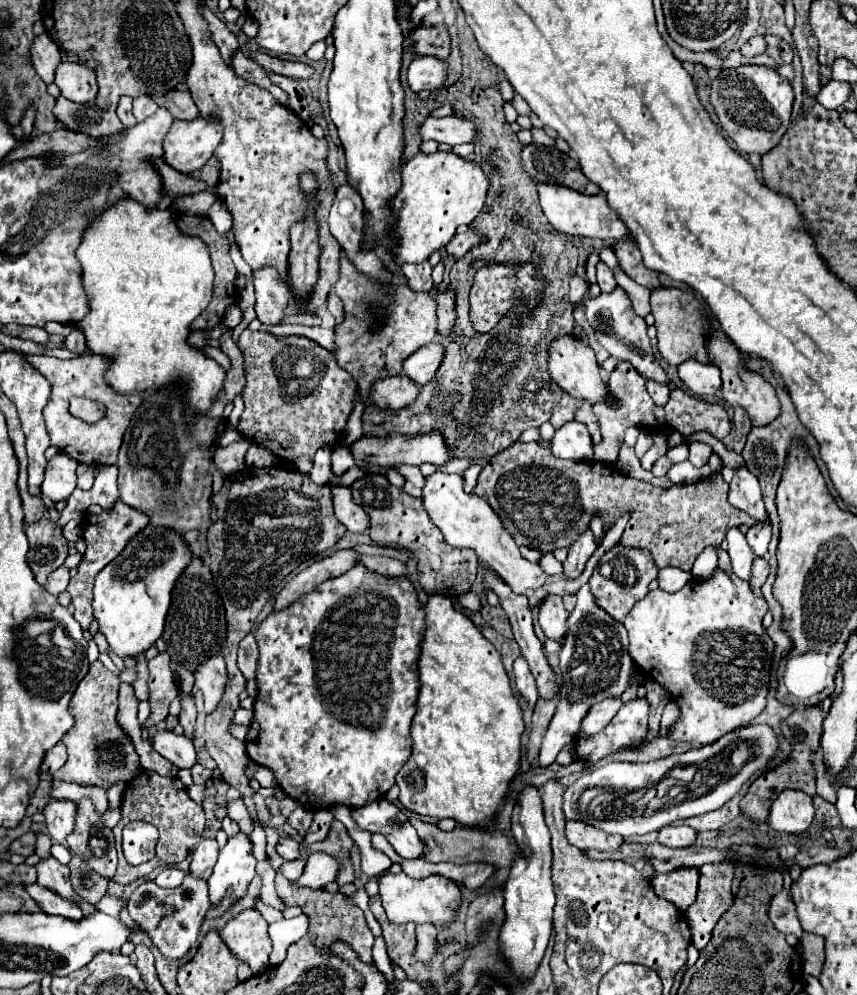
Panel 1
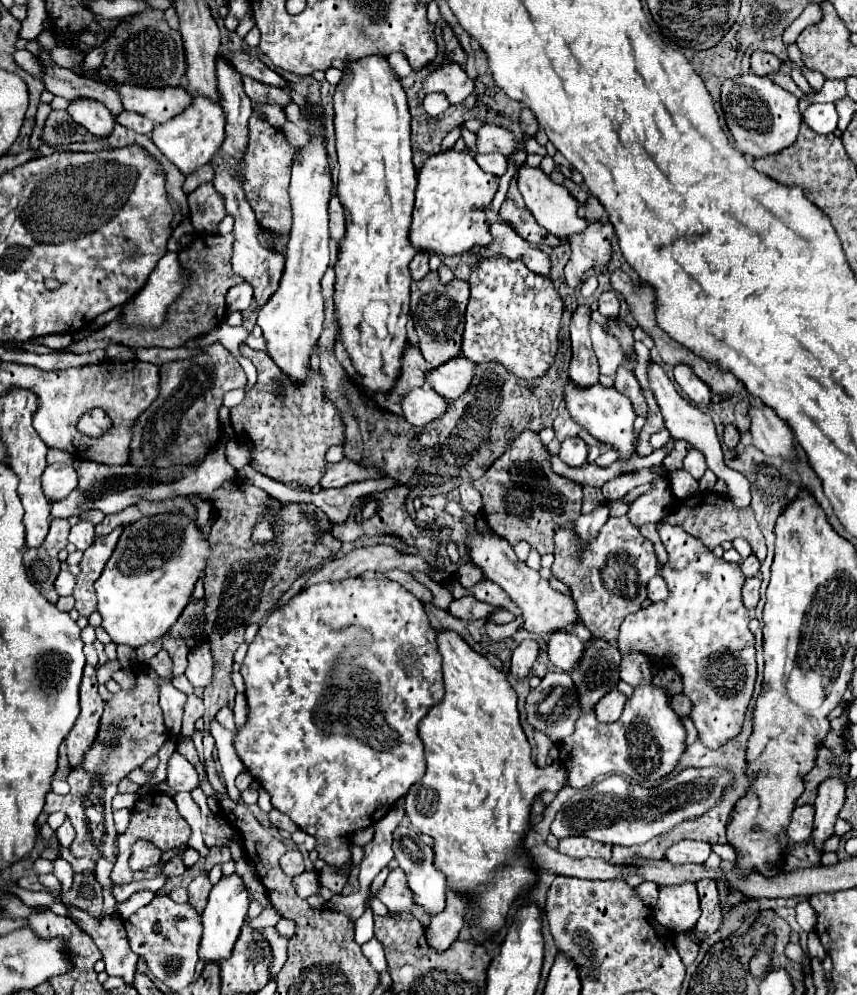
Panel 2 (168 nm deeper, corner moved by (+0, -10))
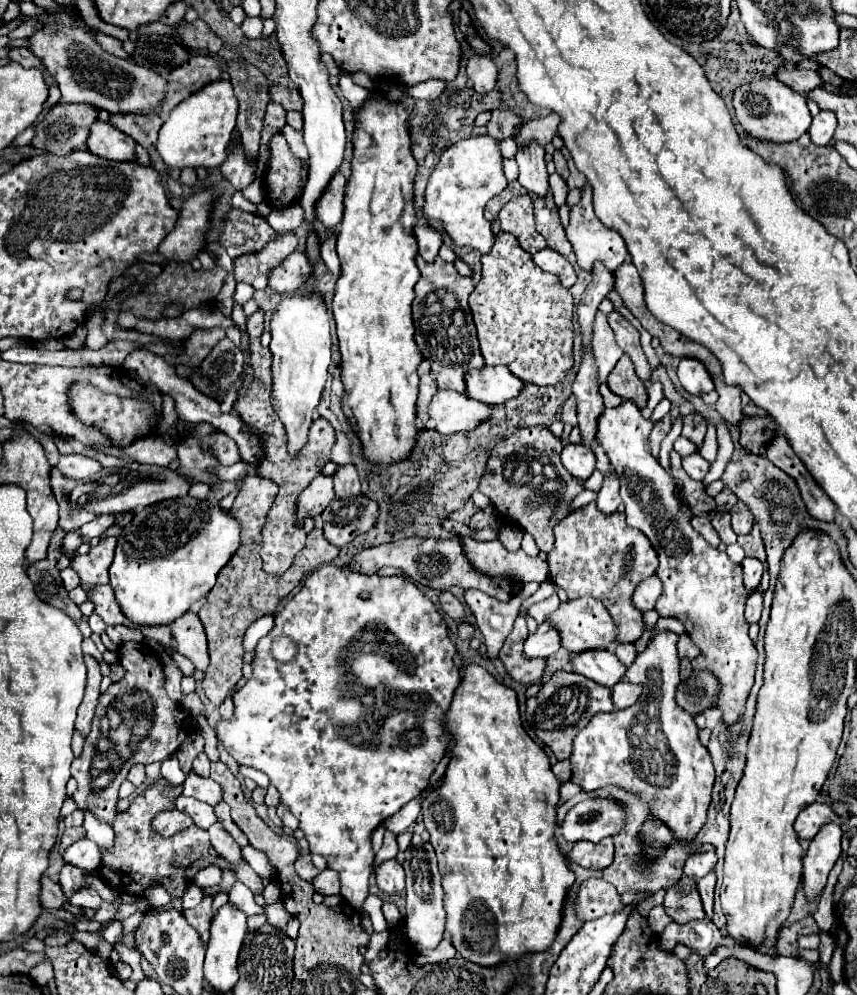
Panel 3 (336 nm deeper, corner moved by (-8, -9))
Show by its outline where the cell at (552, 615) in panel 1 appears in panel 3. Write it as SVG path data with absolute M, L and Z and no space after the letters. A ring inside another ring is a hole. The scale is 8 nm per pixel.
M589 650L589 654L571 654L573 672L591 678L593 682L613 688L625 676L625 666L609 650Z

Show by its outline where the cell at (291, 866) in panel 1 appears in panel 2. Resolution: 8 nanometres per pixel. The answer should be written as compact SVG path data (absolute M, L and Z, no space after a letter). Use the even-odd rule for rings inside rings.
M307 871L301 873L301 875L297 875L297 877L293 877L293 887L295 887L295 891L297 891L297 895L301 899L307 899L309 895L319 893L315 873L307 873Z

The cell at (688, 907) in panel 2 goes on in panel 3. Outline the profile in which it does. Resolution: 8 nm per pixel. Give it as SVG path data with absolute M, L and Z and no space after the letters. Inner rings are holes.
M681 878L677 884L667 888L665 894L665 912L677 922L677 924L687 924L691 920L701 920L705 918L701 898L697 892L697 884L691 878Z

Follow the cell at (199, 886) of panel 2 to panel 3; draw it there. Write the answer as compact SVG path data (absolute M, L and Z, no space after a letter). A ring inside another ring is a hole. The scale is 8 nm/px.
M205 896L203 902L199 906L195 906L193 910L183 910L185 920L199 932L203 944L207 944L209 940L209 924L211 924L211 896Z

